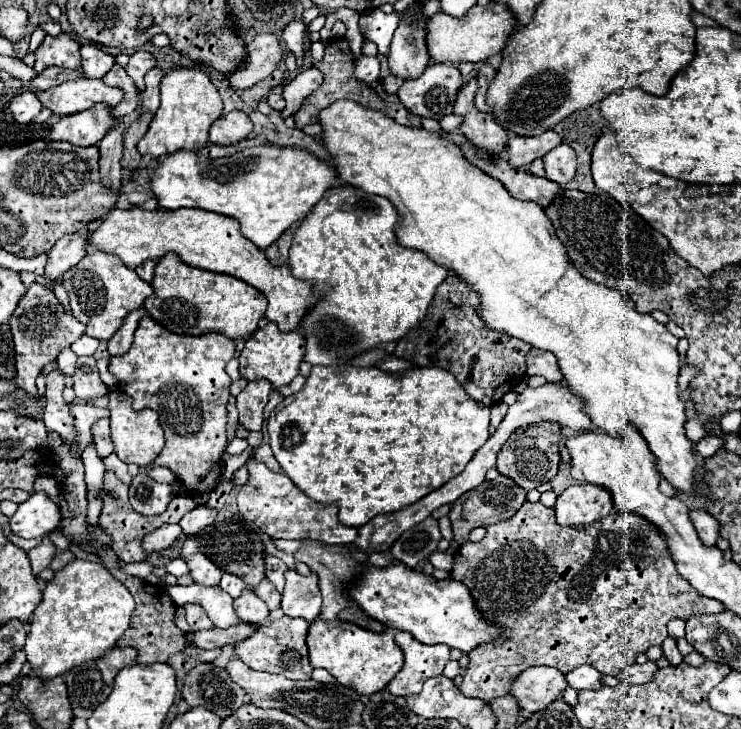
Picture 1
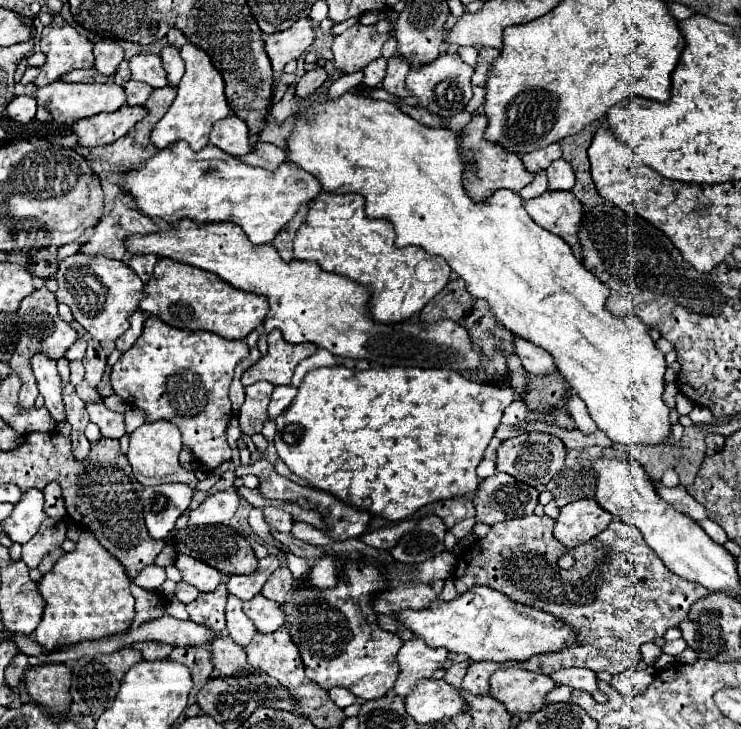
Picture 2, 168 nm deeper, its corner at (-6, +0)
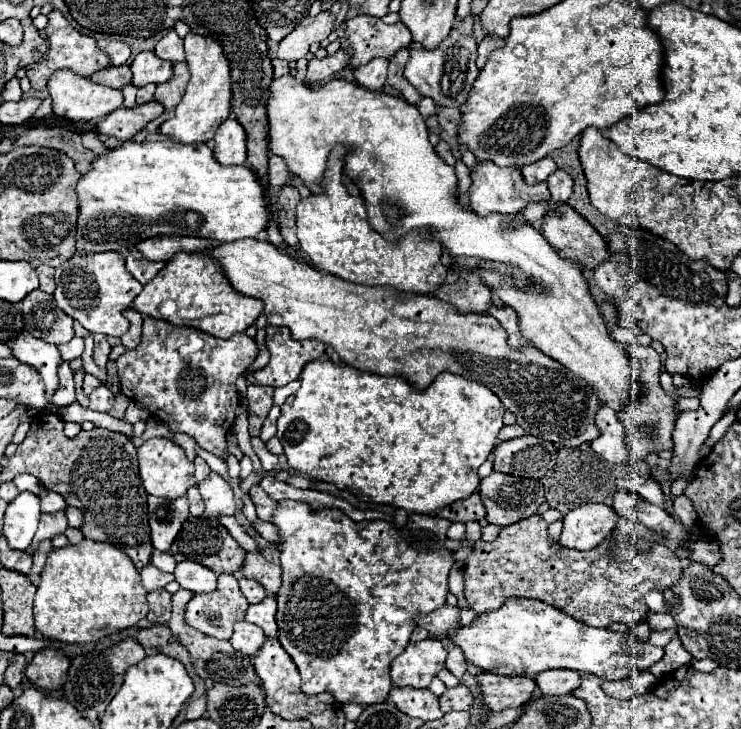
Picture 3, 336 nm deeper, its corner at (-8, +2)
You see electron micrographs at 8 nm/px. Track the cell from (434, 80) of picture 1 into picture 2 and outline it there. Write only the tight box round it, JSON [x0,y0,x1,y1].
[406,54,474,118]

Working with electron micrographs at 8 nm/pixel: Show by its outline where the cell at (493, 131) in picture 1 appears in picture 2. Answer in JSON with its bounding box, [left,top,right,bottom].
[462,114,534,200]

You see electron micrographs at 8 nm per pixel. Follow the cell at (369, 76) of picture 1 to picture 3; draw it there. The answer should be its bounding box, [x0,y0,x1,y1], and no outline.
[352,58,388,90]

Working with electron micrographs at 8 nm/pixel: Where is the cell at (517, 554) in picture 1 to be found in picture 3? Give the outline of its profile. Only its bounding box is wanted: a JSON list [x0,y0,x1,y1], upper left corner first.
[464,514,682,628]

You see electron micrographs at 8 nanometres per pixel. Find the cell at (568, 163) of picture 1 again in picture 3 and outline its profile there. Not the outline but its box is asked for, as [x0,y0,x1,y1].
[548,170,572,204]

